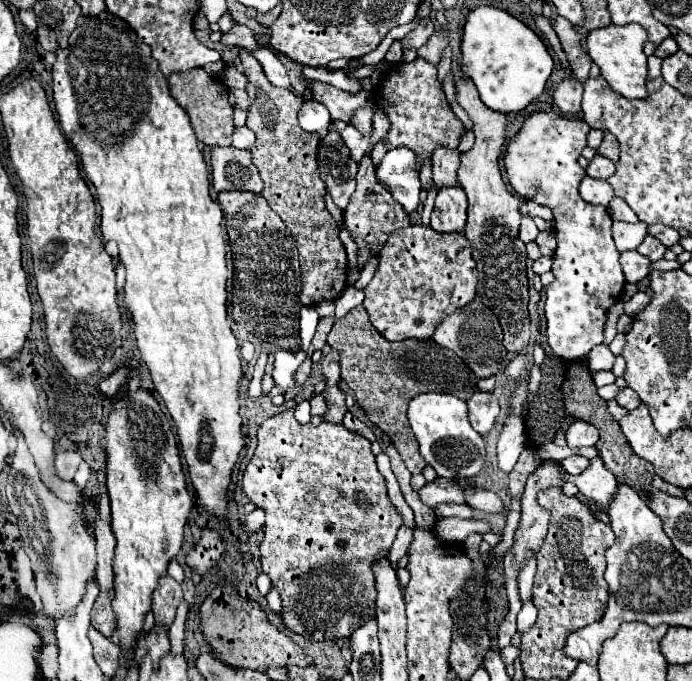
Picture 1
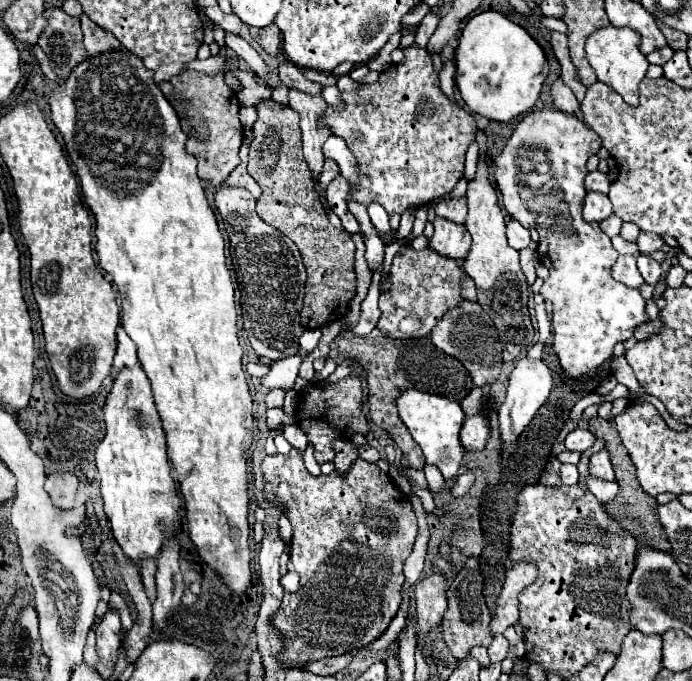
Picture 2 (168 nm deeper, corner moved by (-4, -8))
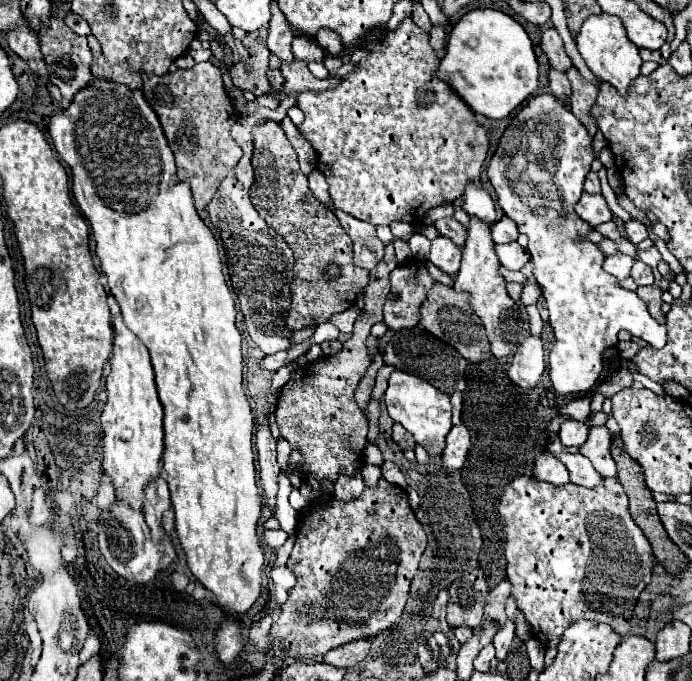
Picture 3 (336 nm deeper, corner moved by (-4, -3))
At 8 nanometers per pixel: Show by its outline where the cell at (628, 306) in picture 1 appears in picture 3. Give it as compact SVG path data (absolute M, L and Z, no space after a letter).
M655 245L646 250L639 250L638 255L639 259L649 266L657 266L662 260L662 256Z

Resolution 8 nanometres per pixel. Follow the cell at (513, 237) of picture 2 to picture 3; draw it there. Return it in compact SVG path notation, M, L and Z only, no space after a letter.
M502 217L500 221L496 221L492 225L492 239L496 243L512 243L518 239L518 235L520 235L518 225L512 223L512 219L508 219L508 217Z

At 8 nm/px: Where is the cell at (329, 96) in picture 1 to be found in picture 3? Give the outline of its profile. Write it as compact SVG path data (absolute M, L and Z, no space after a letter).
M272 1L272 19L270 19L270 35L268 35L268 47L270 51L282 59L282 63L292 63L294 55L292 55L292 43L294 39L294 33L292 33L292 27L288 27L284 23L284 17L280 15L276 3Z

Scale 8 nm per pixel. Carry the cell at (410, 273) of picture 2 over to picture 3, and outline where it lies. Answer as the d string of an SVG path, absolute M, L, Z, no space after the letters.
M422 261L398 265L392 271L392 289L384 303L384 325L392 331L416 327L420 323L420 307L428 299L428 291L436 283Z

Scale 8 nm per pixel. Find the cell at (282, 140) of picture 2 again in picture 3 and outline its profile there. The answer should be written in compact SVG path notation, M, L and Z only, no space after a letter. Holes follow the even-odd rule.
M268 119L262 125L254 127L252 137L252 167L256 175L256 181L250 189L252 205L260 213L260 217L286 239L296 255L292 307L288 311L286 325L290 325L294 331L310 325L320 325L334 313L346 311L356 303L356 291L368 285L368 271L354 265L352 239L344 233L336 215L320 205L308 189L308 179L298 167L298 155L280 123ZM332 263L340 267L340 275L336 279L328 279L324 273Z

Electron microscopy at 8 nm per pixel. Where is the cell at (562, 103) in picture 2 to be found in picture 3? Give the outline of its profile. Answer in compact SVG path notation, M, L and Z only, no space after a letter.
M550 69L550 89L552 89L552 95L556 97L556 99L568 99L570 97L570 83L568 83L568 79L566 79L566 75L564 73L558 73L558 71L554 71L554 69Z

